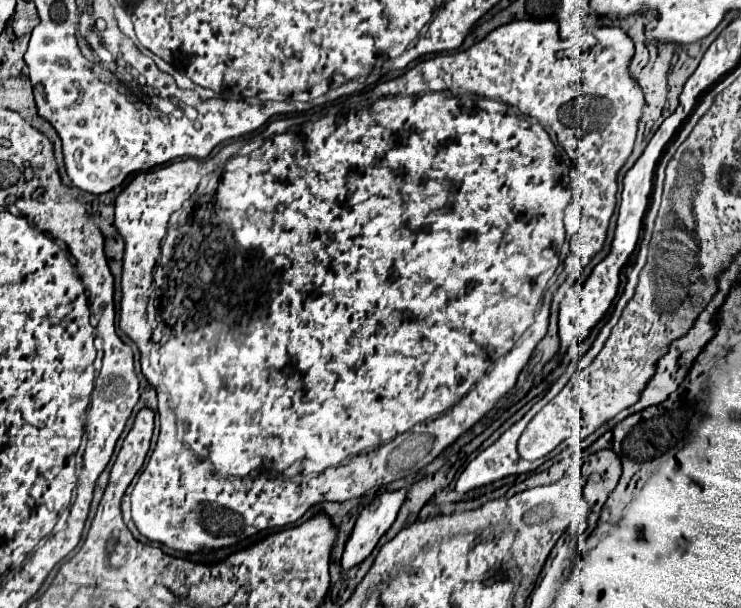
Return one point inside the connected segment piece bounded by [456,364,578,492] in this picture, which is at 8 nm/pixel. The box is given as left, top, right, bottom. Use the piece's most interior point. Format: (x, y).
(501, 459)

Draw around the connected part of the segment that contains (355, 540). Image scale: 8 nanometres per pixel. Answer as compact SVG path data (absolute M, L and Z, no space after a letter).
M406 490L386 492L360 512L354 530L344 546L344 554L340 560L342 572L348 572L350 568L358 566L362 560L366 560L372 554L378 540L388 532L388 528L396 520L396 514L404 498L406 498Z

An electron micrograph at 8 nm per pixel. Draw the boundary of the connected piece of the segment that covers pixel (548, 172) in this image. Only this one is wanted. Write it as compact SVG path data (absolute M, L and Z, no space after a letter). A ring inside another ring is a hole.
M554 16L554 18L548 18L548 19L544 19L544 20L542 20L542 21L536 21L536 20L514 20L514 22L510 22L510 24L504 24L504 26L502 26L502 28L496 28L496 30L494 30L494 32L490 32L490 34L488 34L488 36L486 36L486 38L484 38L484 40L482 40L482 42L478 42L478 44L474 44L474 46L472 46L472 48L468 48L468 50L466 50L466 52L453 52L453 53L450 53L450 54L449 54L449 53L446 53L446 54L442 54L442 55L441 55L441 54L437 54L437 55L435 55L435 56L434 56L434 58L428 58L428 60L422 60L422 62L418 62L418 64L416 64L416 66L414 66L414 68L412 68L412 70L410 70L410 72L406 72L406 74L404 74L404 76L400 76L400 78L396 78L396 80L390 80L390 82L388 82L388 94L406 94L406 92L418 92L418 94L406 94L406 96L378 96L378 100L370 100L370 90L368 90L368 92L362 92L362 94L358 94L358 96L352 96L352 98L348 98L348 100L350 100L350 102L348 102L348 110L340 110L340 112L336 112L336 114L328 114L328 116L322 116L322 118L318 118L318 120L314 120L314 122L312 122L312 120L310 120L310 122L304 122L304 124L292 124L292 122L290 122L290 118L286 118L286 120L278 120L278 122L274 122L274 124L268 124L268 126L266 126L266 128L264 128L264 130L262 130L262 132L260 132L260 134L256 134L256 136L254 136L254 138L250 138L250 140L238 140L238 142L232 142L232 144L230 144L230 146L226 146L226 148L224 148L224 150L222 150L222 154L218 154L218 156L216 156L216 158L214 158L214 160L216 160L216 164L218 164L218 168L216 168L216 170L214 170L214 176L212 176L212 160L194 160L194 158L188 158L188 160L180 160L180 162L172 162L172 164L168 164L168 166L164 166L164 168L158 168L158 170L152 170L152 172L140 172L140 174L136 174L136 176L134 176L134 178L132 178L132 180L130 180L130 184L128 184L128 186L126 186L126 188L124 188L124 190L122 190L122 192L120 192L120 196L118 196L118 198L116 198L116 222L114 222L114 224L116 224L116 228L120 228L120 234L122 234L122 238L124 238L124 242L126 242L126 252L124 252L124 272L122 272L122 304L120 304L120 322L118 322L118 326L120 326L120 330L122 330L122 332L124 332L124 334L126 334L126 336L128 336L128 338L130 338L130 340L132 340L132 342L136 342L136 346L138 346L138 350L140 350L140 354L142 354L142 372L144 372L144 374L146 374L146 378L148 378L148 380L150 380L150 384L152 384L152 386L154 386L154 388L162 388L162 392L158 392L158 416L160 416L160 422L162 422L162 424L160 424L160 436L158 436L158 442L156 442L156 450L154 450L154 454L152 454L152 458L150 458L150 462L148 462L148 466L146 466L146 468L144 468L144 472L142 472L142 476L140 476L140 478L138 478L138 482L136 482L136 486L134 486L134 490L132 490L132 510L134 510L134 512L132 512L132 520L134 520L134 524L136 524L136 528L138 528L138 532L140 532L140 534L142 534L142 536L144 536L144 538L148 538L148 540L152 540L152 542L160 542L160 544L164 544L164 546L168 546L168 548L172 548L172 550L178 550L178 552L186 552L186 554L196 554L196 552L200 552L200 550L206 550L206 548L208 548L208 552L212 552L212 550L220 550L220 548L228 548L228 546L234 546L234 544L238 544L238 542L240 542L240 540L242 540L242 538L250 538L250 536L254 536L254 534L258 534L258 532L262 532L262 530L268 530L268 528L280 528L280 526L286 526L286 524L292 524L292 522L296 522L296 520L300 520L300 518L302 518L302 516L304 516L304 514L306 514L306 512L308 512L308 508L312 508L312 506L316 506L316 504L320 504L320 502L346 502L346 500L352 500L352 498L360 498L360 496L362 496L362 494L364 494L364 492L368 492L368 490L370 490L370 488L374 488L374 486L380 486L380 484L388 484L388 482L392 482L392 480L394 480L394 481L395 481L395 480L398 480L398 479L401 479L401 478L399 478L399 477L398 477L398 474L397 474L397 473L399 473L399 472L402 472L402 473L403 473L403 475L404 475L404 474L406 474L406 472L412 472L412 473L416 473L416 472L418 472L418 471L419 471L419 470L420 470L420 469L422 469L422 468L423 468L423 467L424 467L424 466L426 466L426 465L427 465L427 464L429 464L429 463L430 463L430 462L431 462L431 461L433 461L433 460L434 460L434 458L436 458L436 457L437 457L437 456L439 456L439 455L440 455L440 454L441 454L441 453L442 453L442 452L443 452L443 451L444 451L444 450L445 450L445 449L446 449L446 448L448 448L448 447L449 447L449 446L450 446L450 444L452 444L452 442L456 442L456 440L458 440L458 436L462 436L462 434L464 434L464 432L466 432L466 430L470 430L470 428L472 428L472 426L474 426L474 424L476 424L476 422L478 422L478 420L480 420L480 418L484 418L484 416L486 416L486 414L488 414L488 412L490 412L490 410L492 410L492 408L494 408L494 404L496 404L496 402L498 402L498 400L500 400L500 398L502 398L502 396L504 396L504 394L506 394L506 392L508 392L508 390L510 390L510 388L514 388L514 384L516 384L516 378L518 378L518 374L520 374L520 370L522 370L522 368L524 368L524 366L526 366L526 362L528 362L528 358L530 358L530 354L532 354L532 350L534 350L534 348L536 348L536 344L538 344L538 342L540 342L540 340L542 340L542 338L544 338L544 334L548 334L548 331L547 331L547 333L546 333L546 330L548 330L548 328L550 328L550 317L549 317L549 326L548 326L548 316L550 316L550 314L552 314L552 306L554 306L554 300L558 300L558 306L556 306L556 316L558 316L558 313L559 313L559 307L560 307L560 303L561 303L561 301L562 301L562 299L563 299L563 298L564 298L564 296L565 296L565 294L566 294L566 292L567 292L567 291L568 291L568 289L569 289L569 288L570 288L570 287L571 287L571 286L572 286L572 285L573 285L573 284L574 284L574 283L575 283L575 282L576 282L576 281L577 281L577 280L578 280L578 279L579 279L579 278L580 278L580 276L581 276L581 275L582 275L582 273L583 273L583 271L584 271L584 269L585 269L585 267L586 267L586 266L587 266L587 265L588 265L588 262L590 262L590 260L592 260L592 256L594 256L594 254L596 254L596 252L600 252L600 250L602 250L602 244L604 244L604 238L606 238L606 230L608 230L608 222L610 222L610 218L612 218L612 212L614 212L614 208L616 208L616 178L618 178L618 172L620 172L620 168L622 168L622 166L624 166L624 162L626 162L626 160L628 160L628 156L630 156L630 154L632 154L632 148L634 148L634 140L636 140L636 132L638 132L638 122L640 122L640 118L642 118L642 108L644 108L644 104L646 104L646 100L644 100L644 92L642 92L642 88L640 88L640 86L638 86L638 82L636 82L636 80L634 80L634 78L632 78L632 76L630 76L630 70L628 70L628 66L630 66L630 60L632 60L632 56L634 56L634 42L632 42L632 40L630 40L630 36L628 36L628 34L626 34L626 32L624 32L624 30L622 30L622 28L614 28L614 26L598 26L598 28L584 28L584 30L582 30L582 32L580 32L580 42L576 42L576 38L574 38L574 36L570 36L570 38L560 38L560 34L558 34L558 22L557 22L557 21L556 21L556 16ZM430 68L438 68L438 70L436 70L436 74L432 74L432 72L430 72ZM398 86L402 86L402 92L394 92L394 88L398 88ZM526 116L530 116L530 118L536 118L536 120L538 120L538 122L540 122L540 124L544 124L544 126L546 126L546 128L548 128L548 130L552 130L552 132L554 132L554 134L556 134L556 140L558 140L558 144L560 144L560 146L562 146L562 148L564 148L564 150L566 150L566 152L568 152L568 156L570 156L570 160L572 160L572 164L574 164L574 166L576 166L576 168L578 168L578 172L580 172L580 178L582 178L582 183L570 183L570 168L568 168L568 166L566 166L566 164L564 164L564 162L562 162L562 158L560 158L560 154L558 154L558 150L556 150L556 146L554 146L554 142L552 142L552 140L550 140L550 136L548 136L548 132L546 132L546 130L544 130L544 128L542 128L542 126L540 126L540 124L538 124L538 122L534 122L534 120L530 120L530 118L526 118ZM526 198L528 198L528 232L526 232ZM564 227L570 227L570 228L571 228L571 229L570 229L570 232L571 232L571 235L570 235L570 238L569 238L569 252L568 252L568 255L567 255L567 257L566 257L566 258L565 258L565 260L564 260L564 261L563 261L563 264L564 264L564 267L576 267L576 274L573 274L573 273L570 273L570 274L569 274L569 275L568 275L568 276L567 276L567 278L566 278L566 279L565 279L565 281L564 281L564 282L563 282L563 283L562 283L562 284L561 284L561 286L560 286L560 287L559 287L559 288L558 288L558 284L554 284L554 286L550 286L550 288L548 288L548 292L546 292L546 286L548 286L548 280L550 280L550 278L552 278L552 276L554 276L554 272L556 272L556 268L558 268L558 262L560 262L560 248L562 248L562 244L564 244L564 238L566 238L566 232L564 232ZM148 300L152 300L152 304L154 304L154 308L156 308L156 316L154 316L154 328L158 328L158 332L162 332L162 336L158 336L158 340L162 340L162 344L158 344L158 346L156 346L156 342L152 342L152 326L150 326L150 324L148 324L148 320L146 320L146 304L148 304ZM174 416L176 416L176 420L178 420L178 422L182 422L182 426L184 426L184 440L182 440L182 428L178 428L178 422L176 422L176 420L174 420ZM404 433L405 433L405 438L406 438L406 440L404 440L404 442L402 442L402 444L400 444L400 446L396 446L396 450L394 450L394 452L392 452L392 446L390 446L390 442L392 442L392 441L393 441L393 440L394 440L394 439L395 439L395 438L396 438L396 437L397 437L397 436L398 436L398 435L401 435L401 434L404 434ZM390 452L392 452L392 456L390 456L390 460L392 460L392 466L398 466L398 464L400 464L400 458L402 458L402 460L406 460L406 462L402 462L402 466L404 466L404 464L406 464L406 466L408 466L408 470L394 470L394 468L390 468L390 466L386 466L386 458L388 458L388 454L390 454Z

